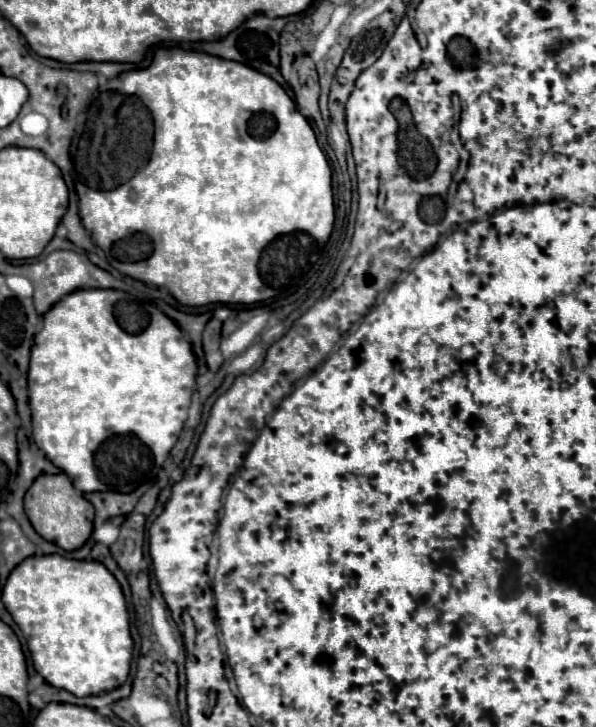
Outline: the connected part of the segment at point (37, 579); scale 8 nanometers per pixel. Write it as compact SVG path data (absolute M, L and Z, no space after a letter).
M43 554L25 558L9 574L3 588L3 604L15 624L29 640L33 668L55 688L63 688L75 696L91 696L101 690L121 686L129 676L133 640L129 632L129 614L125 598L115 576L95 560L71 560L59 554Z

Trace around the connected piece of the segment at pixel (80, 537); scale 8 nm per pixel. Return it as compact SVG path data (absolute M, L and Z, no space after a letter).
M41 474L35 478L25 494L25 514L31 520L37 534L55 542L63 550L81 548L93 532L93 506L77 492L65 474Z

